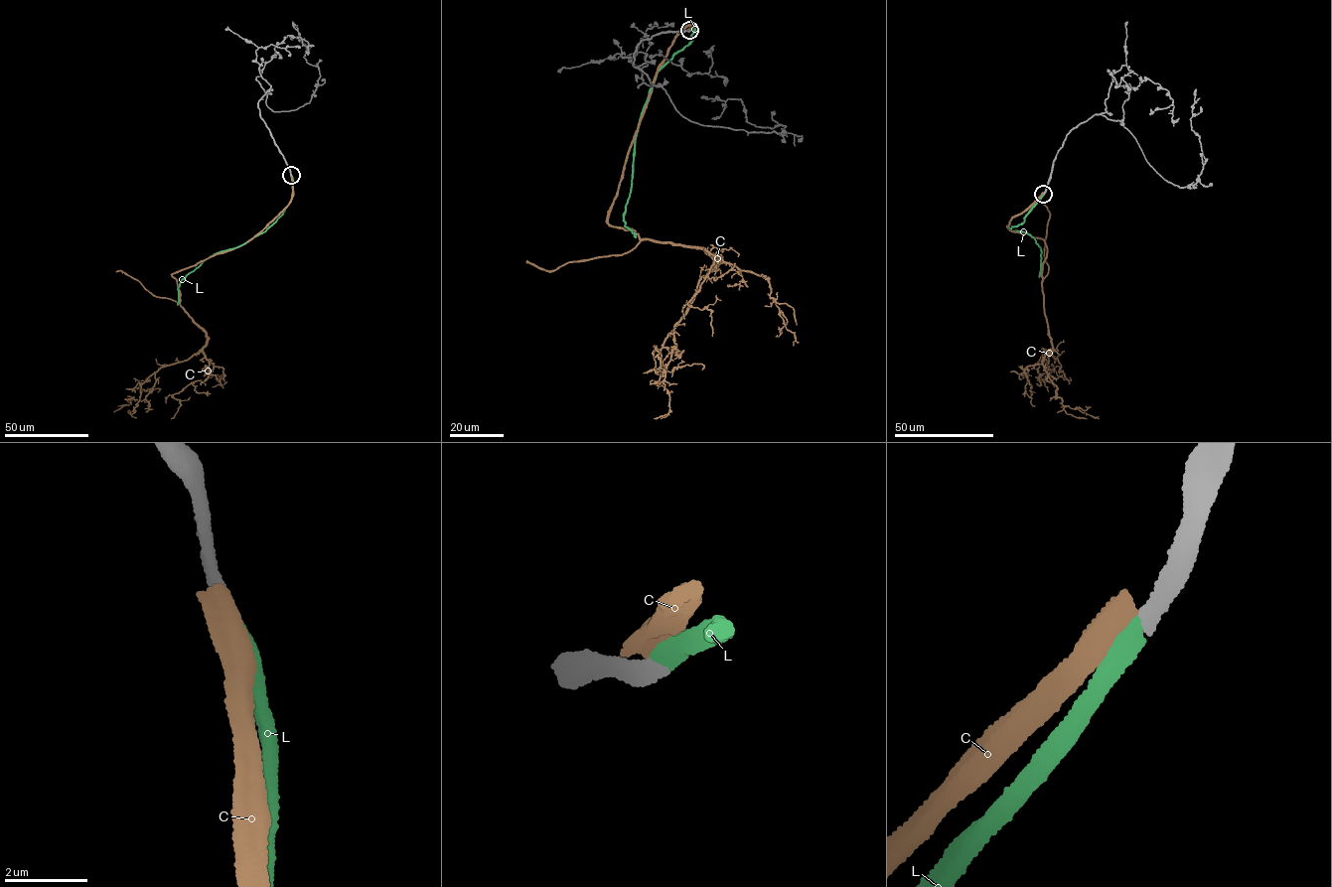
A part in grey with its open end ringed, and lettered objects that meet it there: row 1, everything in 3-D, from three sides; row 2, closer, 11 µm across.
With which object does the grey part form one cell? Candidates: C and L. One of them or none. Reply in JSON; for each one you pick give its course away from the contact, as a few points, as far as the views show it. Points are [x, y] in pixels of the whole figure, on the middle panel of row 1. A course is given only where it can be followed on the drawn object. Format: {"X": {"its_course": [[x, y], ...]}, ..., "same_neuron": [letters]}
{"L": {"its_course": [[689, 30], [696, 27], [689, 43], [657, 72], [640, 119], [632, 183], [624, 217], [625, 225], [635, 237]]}, "same_neuron": ["L"]}

